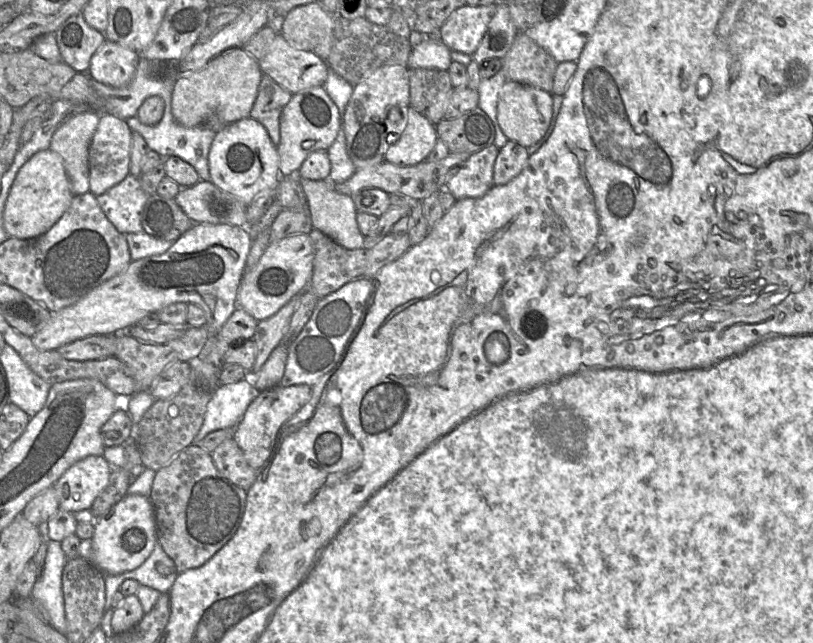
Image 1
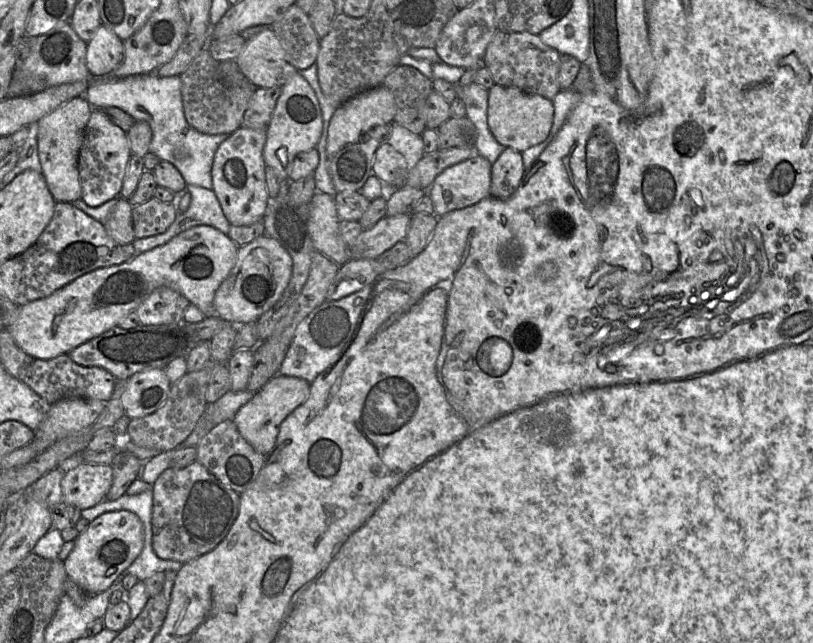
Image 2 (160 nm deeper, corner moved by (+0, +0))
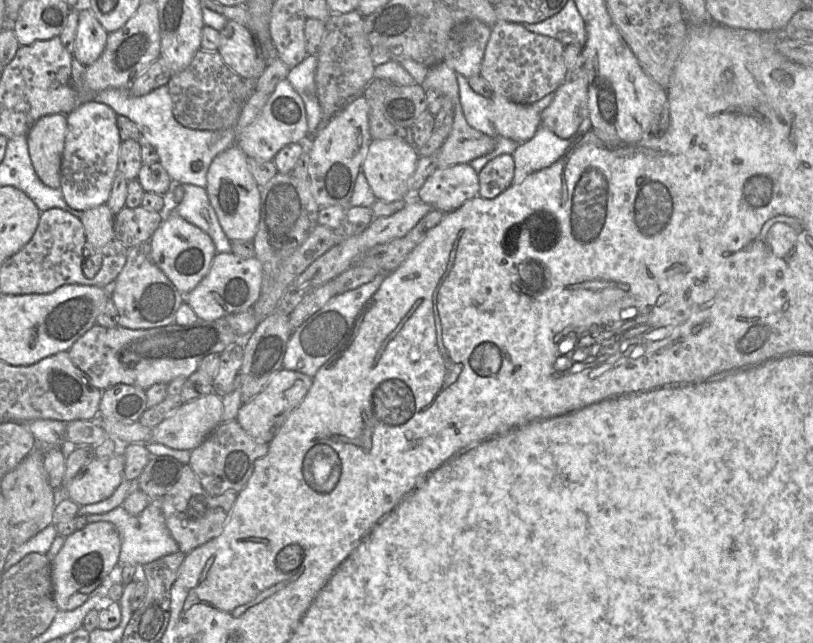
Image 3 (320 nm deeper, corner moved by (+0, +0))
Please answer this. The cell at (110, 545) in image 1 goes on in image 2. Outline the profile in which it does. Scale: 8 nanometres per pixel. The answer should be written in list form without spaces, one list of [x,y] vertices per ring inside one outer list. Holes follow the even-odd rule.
[[[128,510],[106,512],[92,520],[88,528],[79,533],[74,543],[74,548],[64,560],[67,577],[86,594],[97,594],[106,590],[140,554],[144,544],[142,523],[135,513]]]

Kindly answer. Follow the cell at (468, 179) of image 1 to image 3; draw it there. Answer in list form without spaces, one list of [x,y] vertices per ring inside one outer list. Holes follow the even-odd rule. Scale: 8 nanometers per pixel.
[[[460,163],[437,167],[413,196],[432,209],[448,213],[477,196],[478,192],[478,173],[469,163]]]

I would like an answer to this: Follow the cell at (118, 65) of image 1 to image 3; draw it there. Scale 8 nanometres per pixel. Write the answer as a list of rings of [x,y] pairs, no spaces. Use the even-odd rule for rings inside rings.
[[[90,8],[80,9],[74,59],[84,66],[94,63],[102,54],[108,35]]]

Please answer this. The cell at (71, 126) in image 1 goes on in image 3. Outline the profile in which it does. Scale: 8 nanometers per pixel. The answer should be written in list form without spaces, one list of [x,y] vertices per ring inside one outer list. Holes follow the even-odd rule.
[[[67,115],[41,117],[27,134],[32,166],[46,186],[60,188],[60,167],[67,132]]]

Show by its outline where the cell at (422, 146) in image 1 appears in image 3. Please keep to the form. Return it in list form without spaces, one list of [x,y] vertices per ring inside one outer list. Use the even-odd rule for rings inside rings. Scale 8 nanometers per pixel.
[[[405,139],[372,140],[361,169],[377,200],[393,202],[410,195],[410,179],[416,169],[419,155],[416,147]]]

